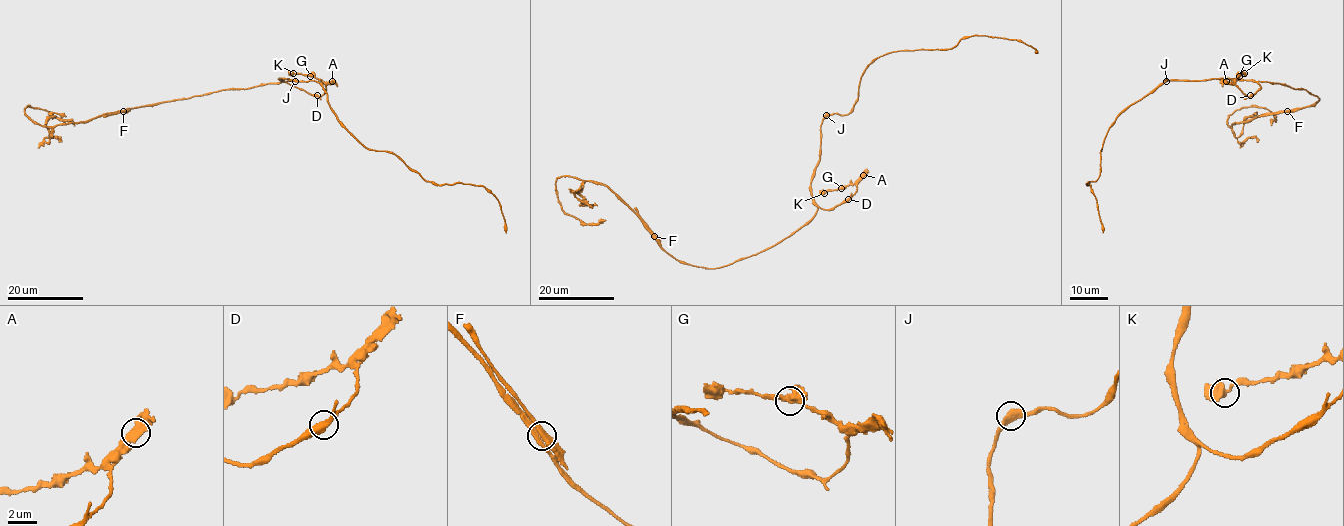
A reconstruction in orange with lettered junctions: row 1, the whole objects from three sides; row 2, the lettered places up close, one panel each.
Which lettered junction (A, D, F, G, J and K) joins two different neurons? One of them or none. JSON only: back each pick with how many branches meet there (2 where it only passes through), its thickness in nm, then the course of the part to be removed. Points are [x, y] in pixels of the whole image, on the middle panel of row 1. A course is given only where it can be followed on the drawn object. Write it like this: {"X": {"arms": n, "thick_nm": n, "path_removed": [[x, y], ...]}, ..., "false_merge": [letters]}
{"F": {"arms": 2, "thick_nm": 500, "path_removed": [[654, 237], [634, 207]]}, "false_merge": ["F"]}

